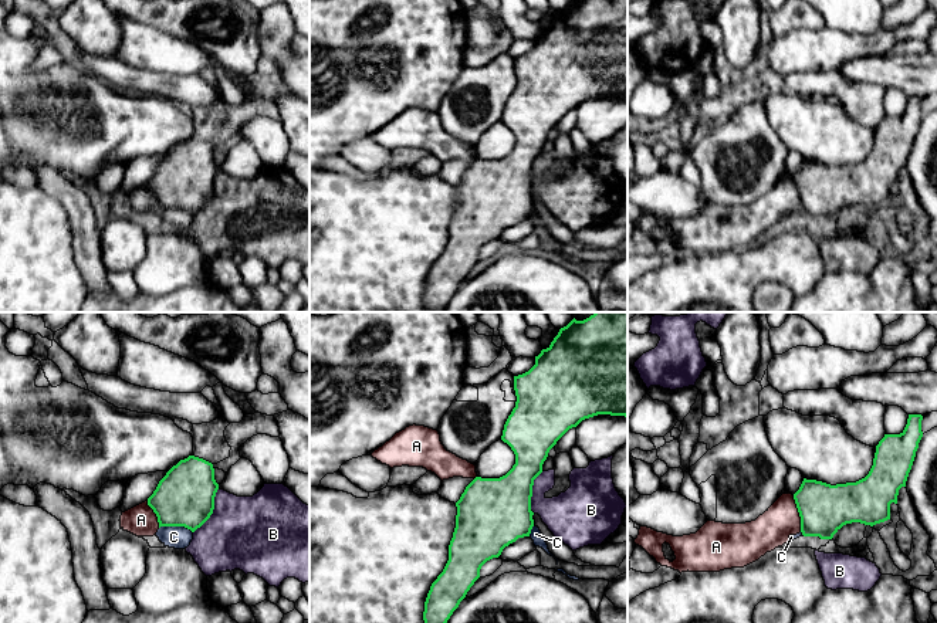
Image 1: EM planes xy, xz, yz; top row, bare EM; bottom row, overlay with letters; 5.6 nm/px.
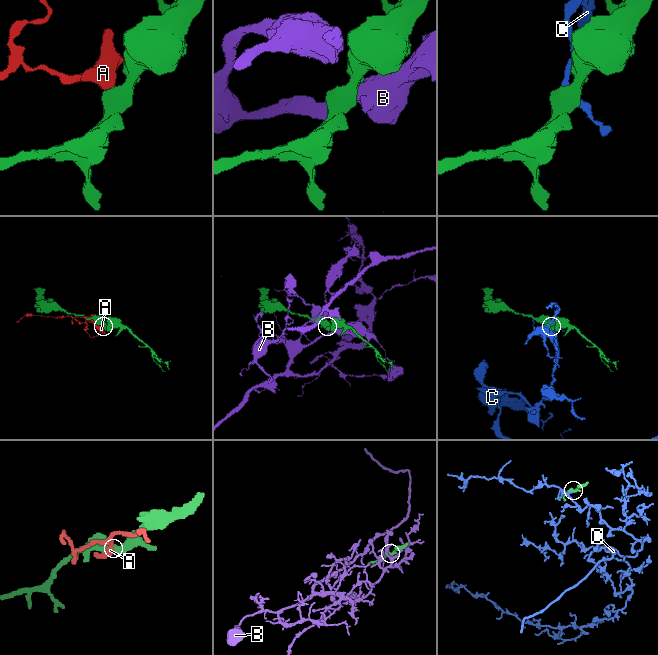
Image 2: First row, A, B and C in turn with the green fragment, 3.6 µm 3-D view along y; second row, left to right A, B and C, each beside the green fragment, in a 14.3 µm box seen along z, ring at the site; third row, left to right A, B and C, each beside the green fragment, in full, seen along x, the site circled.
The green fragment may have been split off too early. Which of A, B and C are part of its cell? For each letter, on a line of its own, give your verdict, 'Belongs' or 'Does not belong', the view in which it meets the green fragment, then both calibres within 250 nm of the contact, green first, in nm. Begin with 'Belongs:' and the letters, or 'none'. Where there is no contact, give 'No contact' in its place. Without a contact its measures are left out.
Belongs: none
A: Does not belong. Touches green in yz. Thickness 280 nm (green) against 200 nm
B: Does not belong. Touches green in xy. Thickness 340 nm (green) against 420 nm
C: Does not belong. Touches green in xy. Thickness 340 nm (green) against 130 nm

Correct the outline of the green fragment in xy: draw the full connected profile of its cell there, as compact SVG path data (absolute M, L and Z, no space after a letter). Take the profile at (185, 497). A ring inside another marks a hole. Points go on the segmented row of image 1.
M189 456L173 465L159 481L148 505L160 526L185 526L194 532L213 514L219 484L213 464Z

